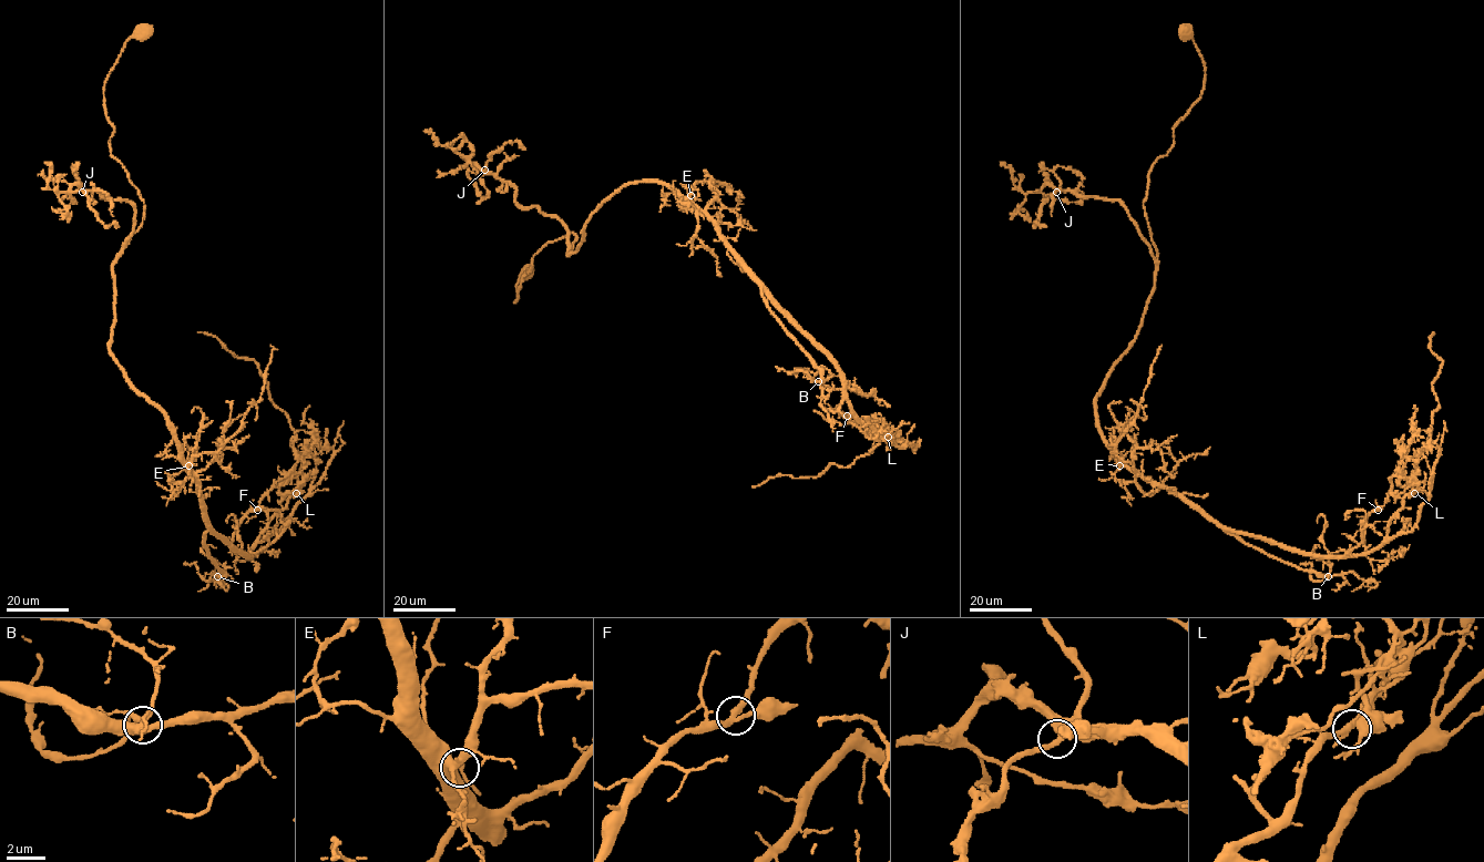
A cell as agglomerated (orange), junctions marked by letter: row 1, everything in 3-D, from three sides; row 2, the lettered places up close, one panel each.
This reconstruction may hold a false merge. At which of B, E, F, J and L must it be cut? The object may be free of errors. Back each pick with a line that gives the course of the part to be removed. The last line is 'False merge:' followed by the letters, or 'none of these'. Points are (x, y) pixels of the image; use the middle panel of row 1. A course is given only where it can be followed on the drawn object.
L: Course of the part to remove: (888, 437), (887, 431), (869, 451), (872, 451), (847, 467), (831, 463), (815, 476), (770, 476), (753, 486)
False merge: L

